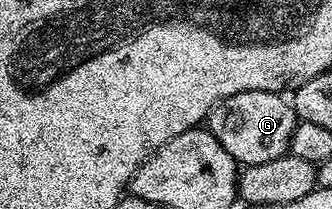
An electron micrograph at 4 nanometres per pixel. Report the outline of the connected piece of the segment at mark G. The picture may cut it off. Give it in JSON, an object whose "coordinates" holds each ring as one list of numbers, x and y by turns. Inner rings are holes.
{"coordinates":[[239,91,239,95,223,99,210,111,207,128,219,143,223,143,227,155,235,158,238,166,244,167,284,157,289,152,291,135,298,120,292,104,280,93]]}

